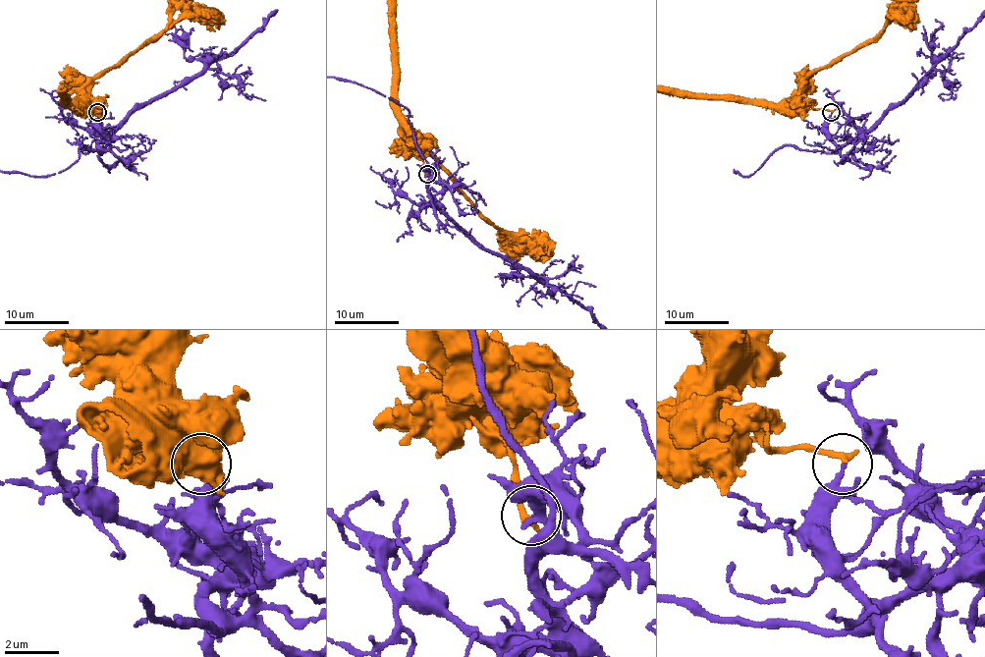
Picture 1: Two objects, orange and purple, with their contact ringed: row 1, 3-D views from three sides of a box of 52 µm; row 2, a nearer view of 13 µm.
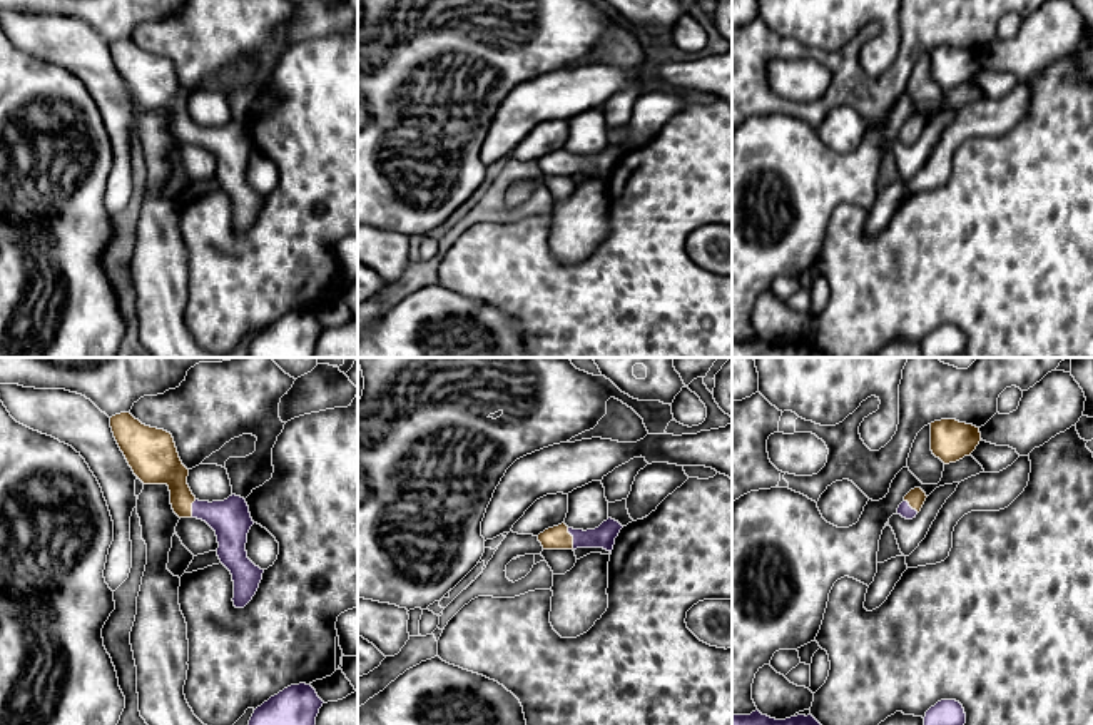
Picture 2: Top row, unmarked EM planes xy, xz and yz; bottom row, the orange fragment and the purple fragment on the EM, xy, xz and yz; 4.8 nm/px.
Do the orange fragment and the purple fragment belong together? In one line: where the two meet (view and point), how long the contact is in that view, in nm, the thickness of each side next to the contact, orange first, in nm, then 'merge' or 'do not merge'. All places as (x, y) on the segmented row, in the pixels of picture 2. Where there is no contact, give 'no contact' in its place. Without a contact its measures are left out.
xz (572, 538) | 110 nm | 110/110 nm | do not merge

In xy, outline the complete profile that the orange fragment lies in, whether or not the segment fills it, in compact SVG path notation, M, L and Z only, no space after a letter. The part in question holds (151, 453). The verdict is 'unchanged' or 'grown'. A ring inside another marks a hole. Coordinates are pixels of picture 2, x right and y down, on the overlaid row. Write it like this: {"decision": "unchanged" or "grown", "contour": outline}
{"decision": "unchanged", "contour": "M130 413L112 416L110 428L134 474L144 484L167 484L174 513L192 518L196 496L187 484L189 469L179 458L172 434L142 424Z"}

